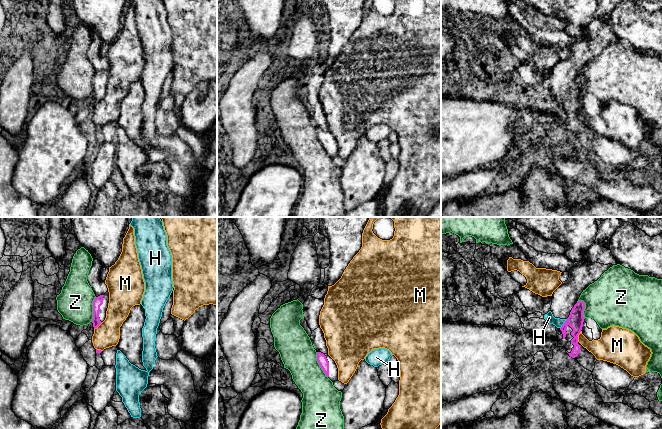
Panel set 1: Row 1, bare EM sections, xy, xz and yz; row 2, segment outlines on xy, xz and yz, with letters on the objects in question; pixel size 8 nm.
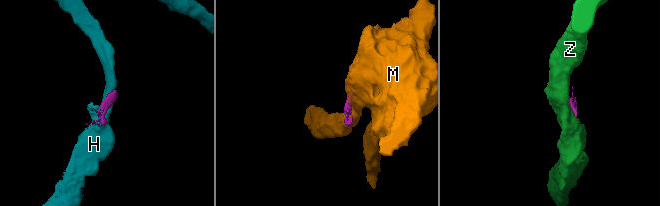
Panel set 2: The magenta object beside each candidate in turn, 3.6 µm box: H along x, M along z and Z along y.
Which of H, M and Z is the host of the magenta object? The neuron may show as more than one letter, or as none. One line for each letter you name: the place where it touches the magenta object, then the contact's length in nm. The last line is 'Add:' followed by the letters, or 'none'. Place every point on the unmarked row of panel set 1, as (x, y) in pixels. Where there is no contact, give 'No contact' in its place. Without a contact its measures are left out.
Add: none

